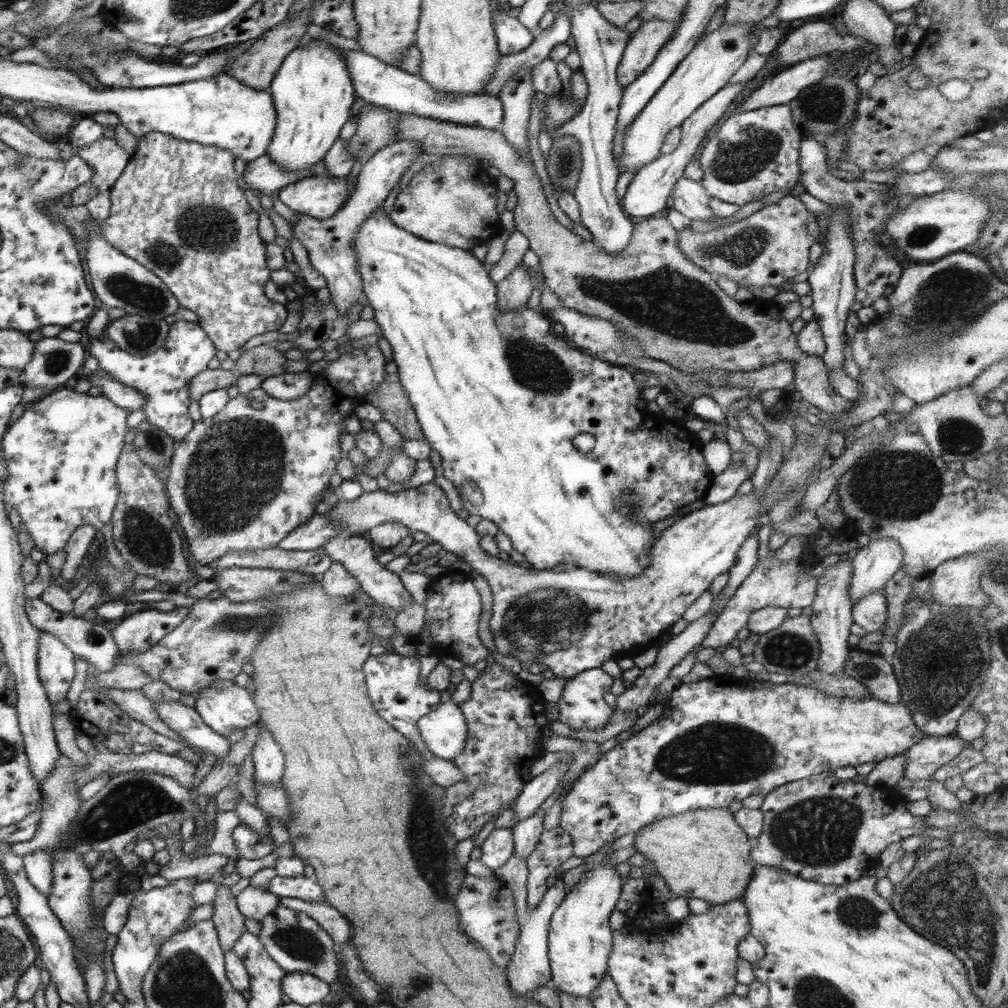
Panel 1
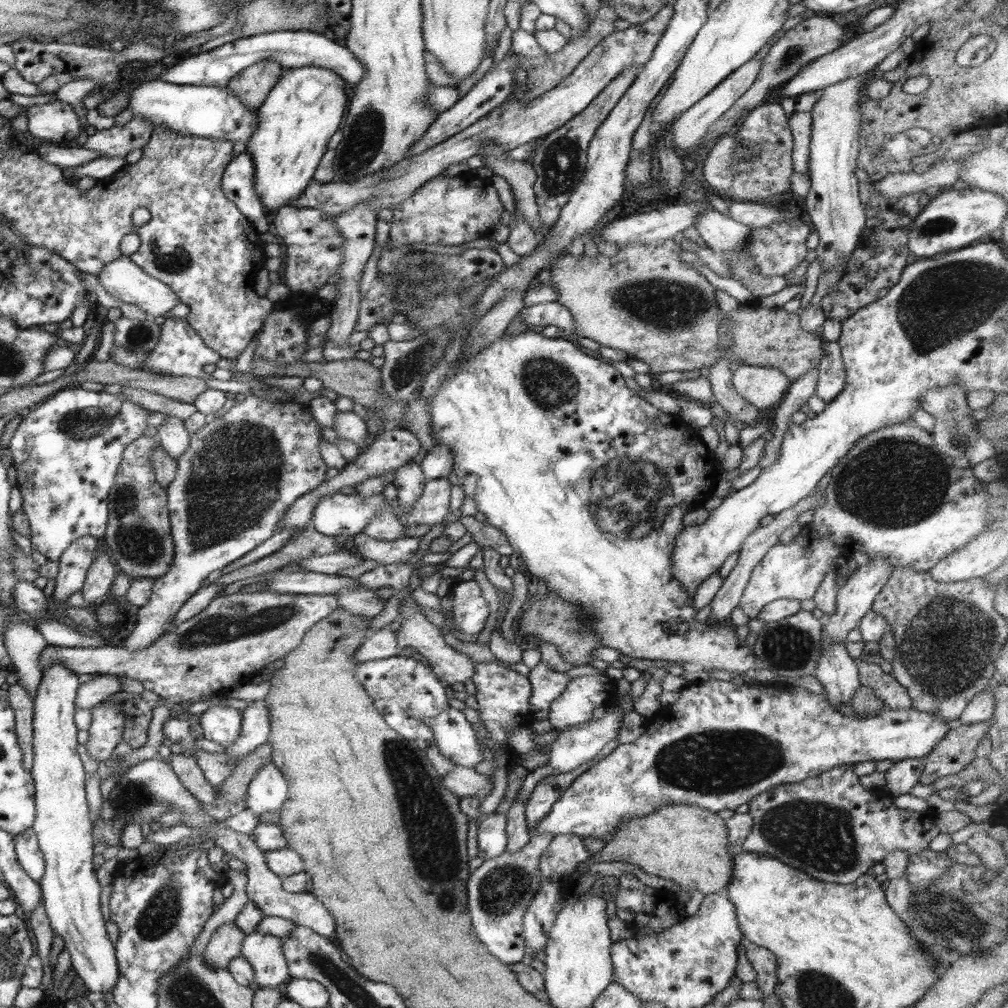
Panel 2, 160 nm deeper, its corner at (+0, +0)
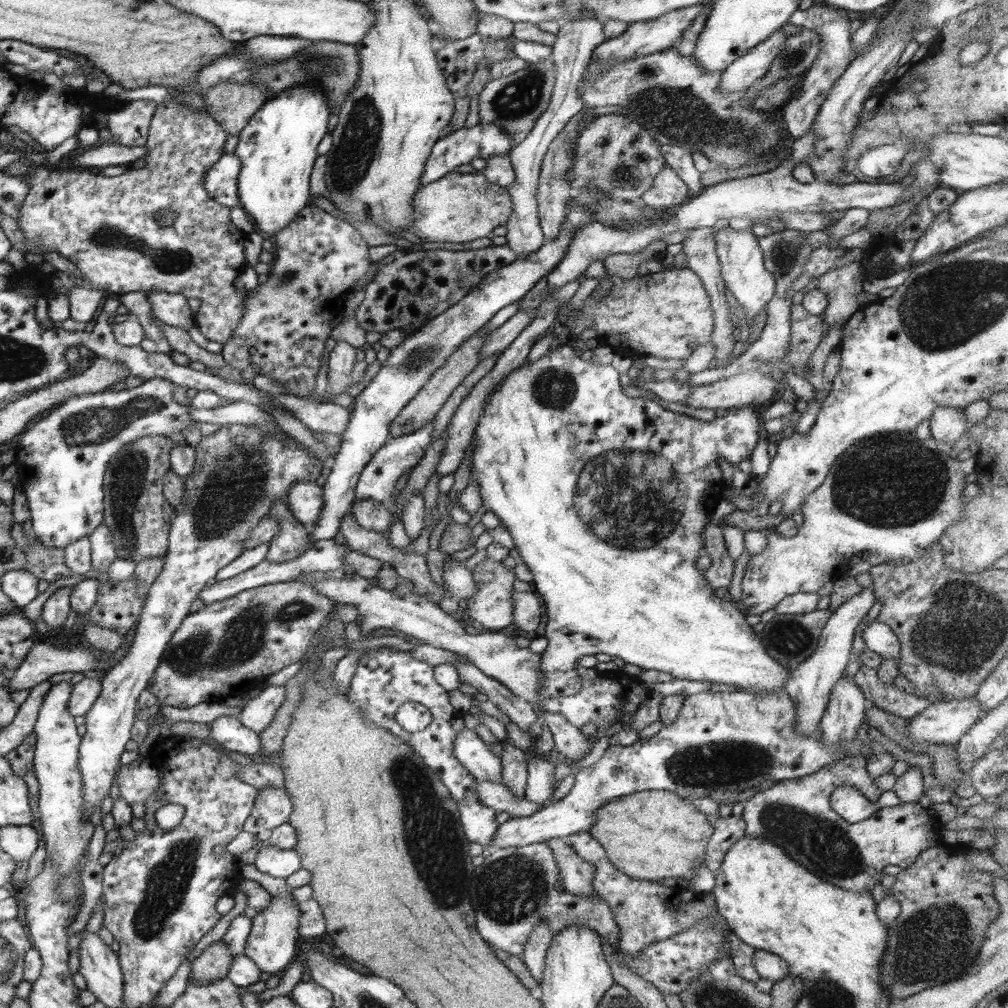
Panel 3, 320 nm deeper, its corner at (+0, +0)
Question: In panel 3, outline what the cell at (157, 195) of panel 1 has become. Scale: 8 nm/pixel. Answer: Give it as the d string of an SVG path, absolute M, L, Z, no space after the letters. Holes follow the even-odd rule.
M166 99L157 105L153 114L145 145L148 153L144 168L135 170L129 167L120 176L103 176L86 168L61 170L46 165L30 166L30 172L24 176L30 189L20 207L17 222L26 237L27 255L40 259L35 249L35 242L40 241L48 250L60 253L84 273L84 278L74 278L72 274L58 272L53 292L68 295L73 286L119 294L154 289L183 294L187 299L199 298L202 304L196 313L197 327L208 340L224 344L240 324L245 300L251 293L236 287L238 276L246 268L244 242L249 233L231 223L230 208L210 198L204 185L206 174L226 154L227 139L228 132L208 113ZM164 210L174 214L175 220L170 226L158 221L158 212Z

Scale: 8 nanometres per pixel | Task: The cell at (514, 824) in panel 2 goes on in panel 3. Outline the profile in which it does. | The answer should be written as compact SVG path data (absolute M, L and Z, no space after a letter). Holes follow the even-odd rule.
M508 737L502 742L504 742L504 750L499 758L502 767L502 784L506 785L513 795L524 799L528 765L526 751L516 748Z

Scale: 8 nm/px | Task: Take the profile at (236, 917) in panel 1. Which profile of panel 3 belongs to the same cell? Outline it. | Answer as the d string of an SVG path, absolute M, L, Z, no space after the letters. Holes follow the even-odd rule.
M222 939L206 947L194 961L191 962L189 980L195 982L216 982L227 978L232 955L228 944Z

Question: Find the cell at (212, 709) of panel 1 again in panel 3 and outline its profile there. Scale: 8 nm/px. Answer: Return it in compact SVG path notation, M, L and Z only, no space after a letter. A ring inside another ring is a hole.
M232 715L221 716L213 720L209 725L212 728L209 734L213 738L212 741L221 745L226 751L242 753L249 757L256 756L260 753L260 735L250 730L250 728L245 727L237 717Z

